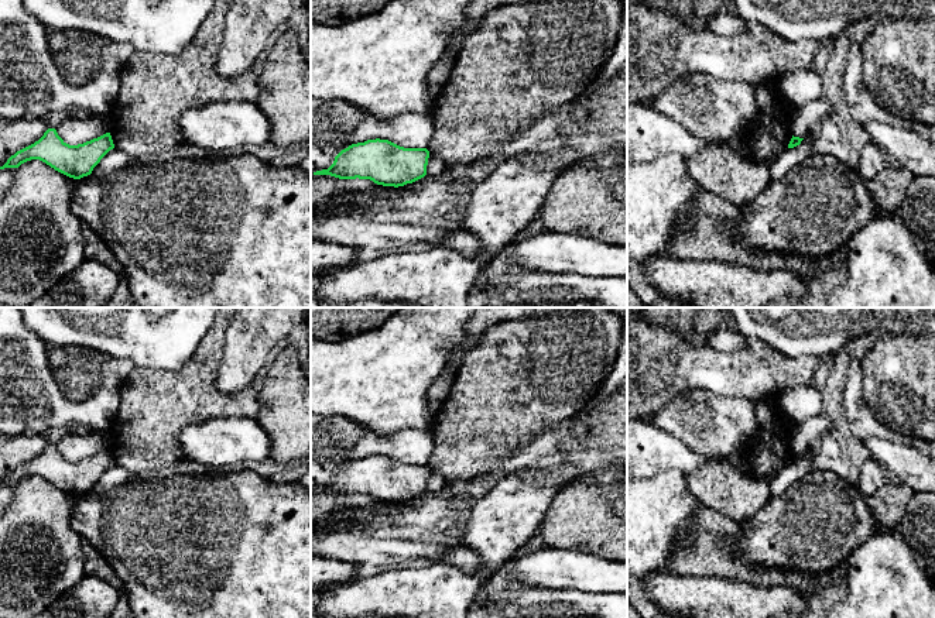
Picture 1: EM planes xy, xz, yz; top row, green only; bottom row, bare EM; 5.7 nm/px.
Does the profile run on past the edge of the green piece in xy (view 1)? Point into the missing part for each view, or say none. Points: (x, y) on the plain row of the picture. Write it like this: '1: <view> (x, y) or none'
1: none

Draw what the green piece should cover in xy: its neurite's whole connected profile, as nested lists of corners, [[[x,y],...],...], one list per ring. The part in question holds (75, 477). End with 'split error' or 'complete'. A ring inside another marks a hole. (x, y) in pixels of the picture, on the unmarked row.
[[[48,444],[38,457],[11,471],[0,485],[18,484],[27,477],[40,475],[69,494],[81,495],[90,491],[100,475],[113,464],[110,449],[83,460],[69,461],[55,444]]] | complete

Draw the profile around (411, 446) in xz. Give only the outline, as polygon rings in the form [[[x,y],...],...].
[[[363,425],[363,435],[349,452],[349,461],[367,456],[388,456],[404,464],[429,464],[434,450],[431,430],[405,429],[391,435],[379,435]]]

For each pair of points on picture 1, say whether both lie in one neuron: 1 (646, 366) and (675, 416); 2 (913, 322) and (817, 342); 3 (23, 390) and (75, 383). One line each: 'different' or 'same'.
1: different
2: same
3: different

